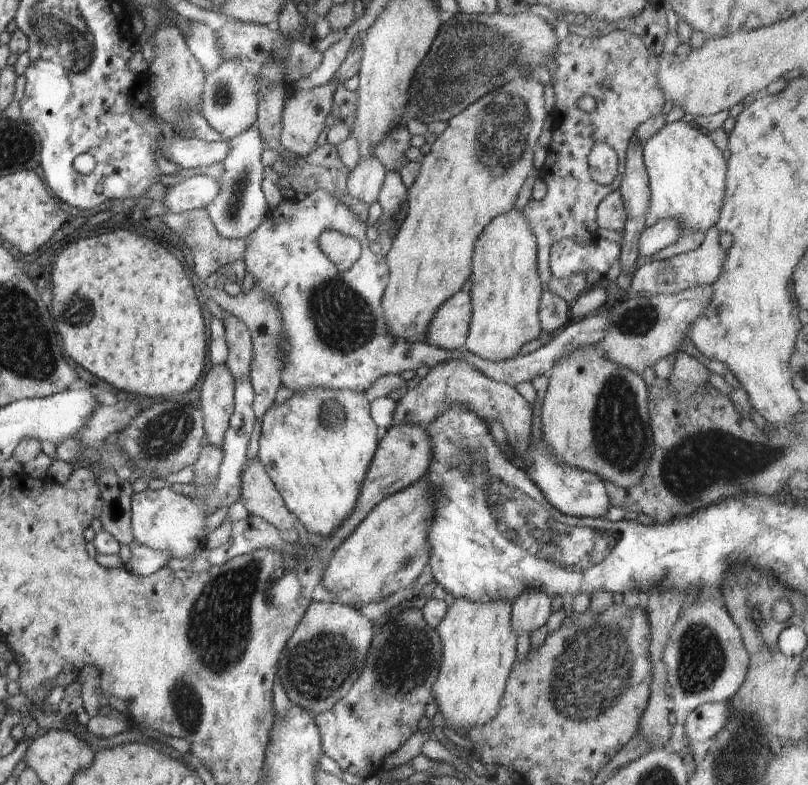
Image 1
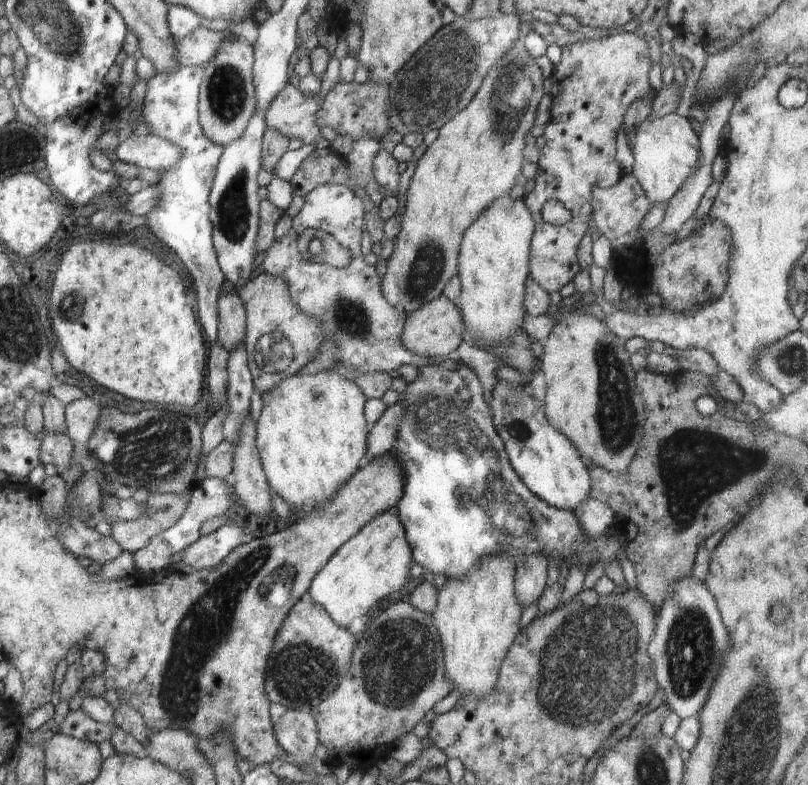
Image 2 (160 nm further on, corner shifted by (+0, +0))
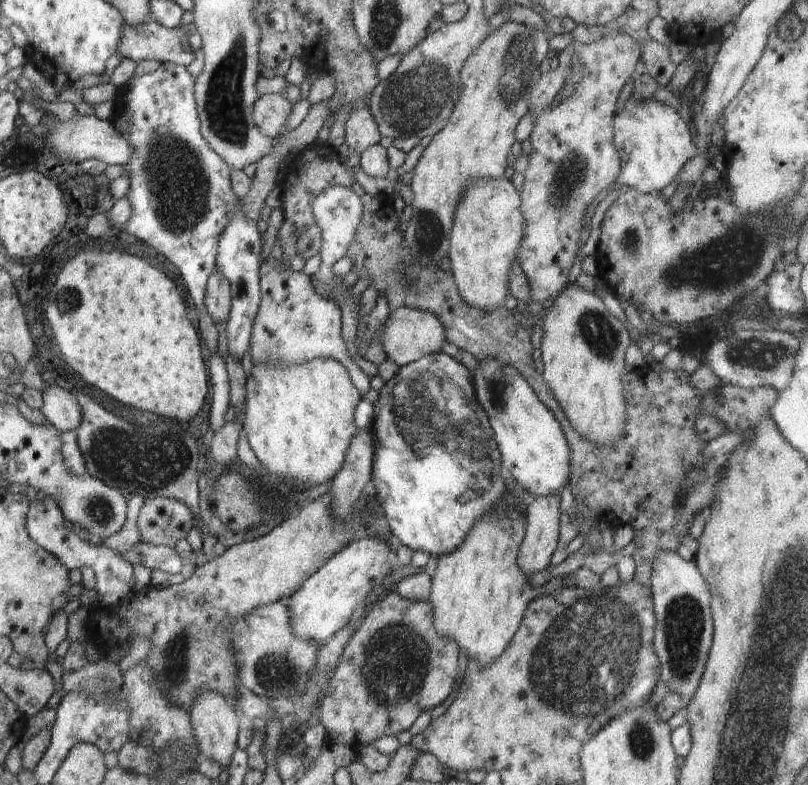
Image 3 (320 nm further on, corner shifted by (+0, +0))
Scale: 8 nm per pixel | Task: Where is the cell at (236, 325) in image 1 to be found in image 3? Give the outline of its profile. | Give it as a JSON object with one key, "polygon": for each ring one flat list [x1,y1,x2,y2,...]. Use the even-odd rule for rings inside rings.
{"polygon":[[217,264,210,273,203,302,207,313,215,323,227,321,231,305,231,290,228,280,224,278]]}

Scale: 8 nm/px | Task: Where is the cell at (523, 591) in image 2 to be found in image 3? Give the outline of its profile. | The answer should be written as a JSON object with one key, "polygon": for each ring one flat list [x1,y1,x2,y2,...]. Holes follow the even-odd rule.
{"polygon":[[558,493,532,497,525,510,526,526,518,549,517,563,526,572,541,571,550,566,550,558,558,548,561,514]]}

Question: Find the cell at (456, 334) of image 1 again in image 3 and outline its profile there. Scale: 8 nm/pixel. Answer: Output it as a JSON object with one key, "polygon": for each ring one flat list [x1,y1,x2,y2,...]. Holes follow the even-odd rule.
{"polygon":[[402,306,390,311,382,328,379,343,385,352,385,358,399,367,441,351,442,341,445,339,445,328,435,314,410,307]]}

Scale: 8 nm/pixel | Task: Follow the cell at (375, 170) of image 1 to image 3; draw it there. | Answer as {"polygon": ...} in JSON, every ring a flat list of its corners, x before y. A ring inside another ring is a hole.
{"polygon":[[367,106,354,109,345,123,345,143,355,151,365,151,381,139,380,131]]}

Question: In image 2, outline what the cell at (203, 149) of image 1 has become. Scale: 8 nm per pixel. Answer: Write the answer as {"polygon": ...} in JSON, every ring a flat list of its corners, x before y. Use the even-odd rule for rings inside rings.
{"polygon":[[132,134,120,142,115,153,125,164,158,171,170,168,178,164,178,160,182,160,182,148,156,134,146,136]]}

